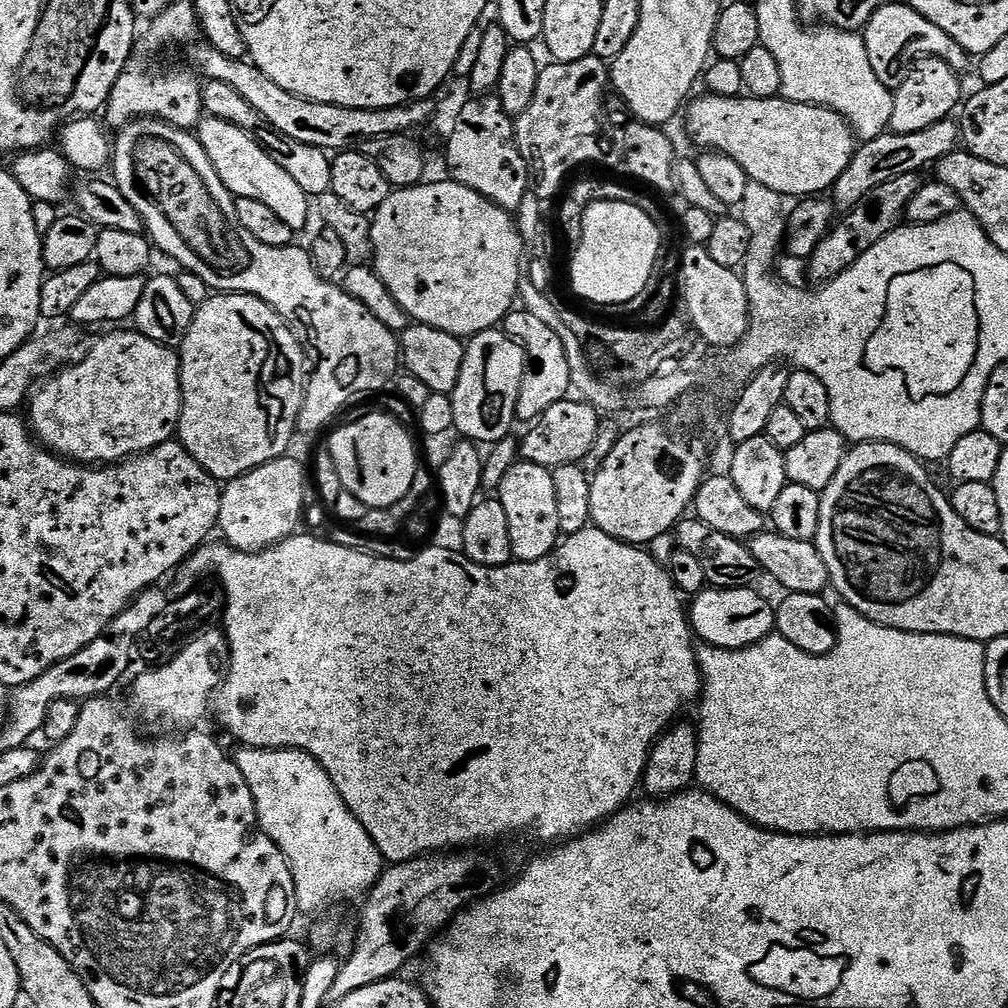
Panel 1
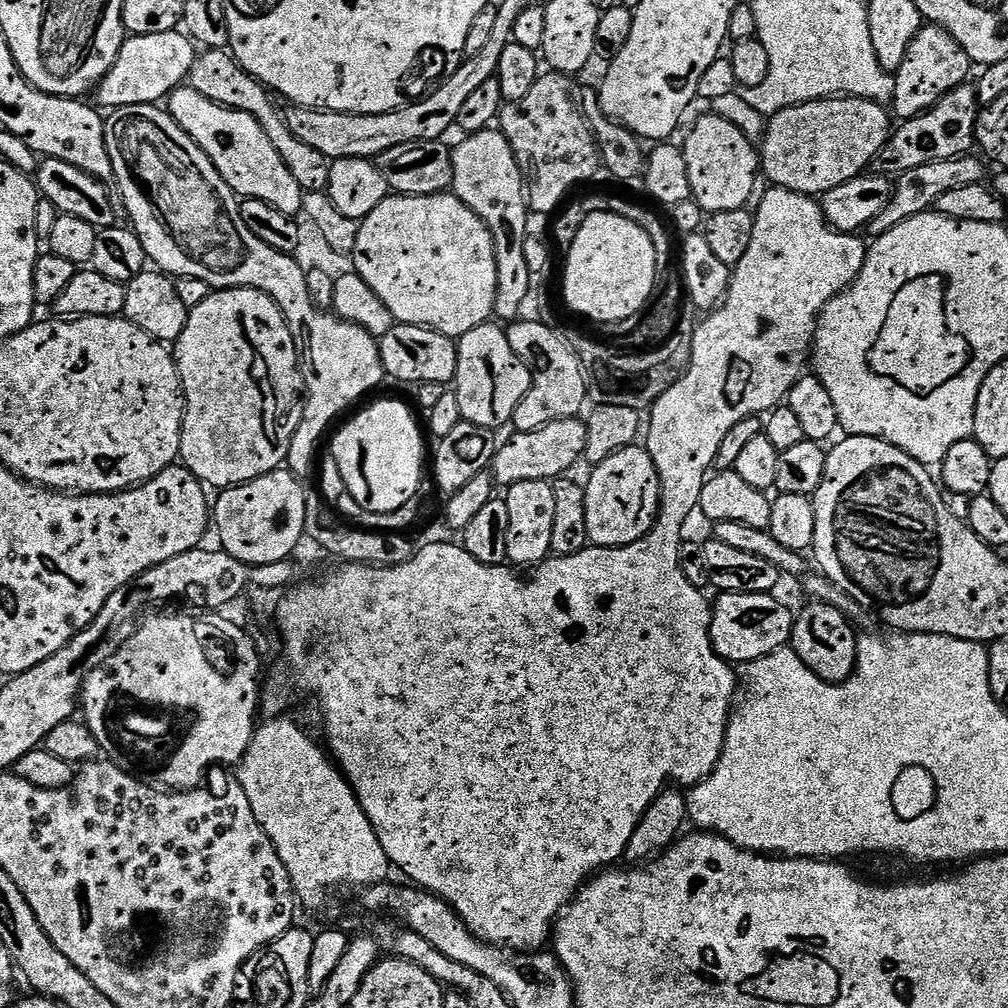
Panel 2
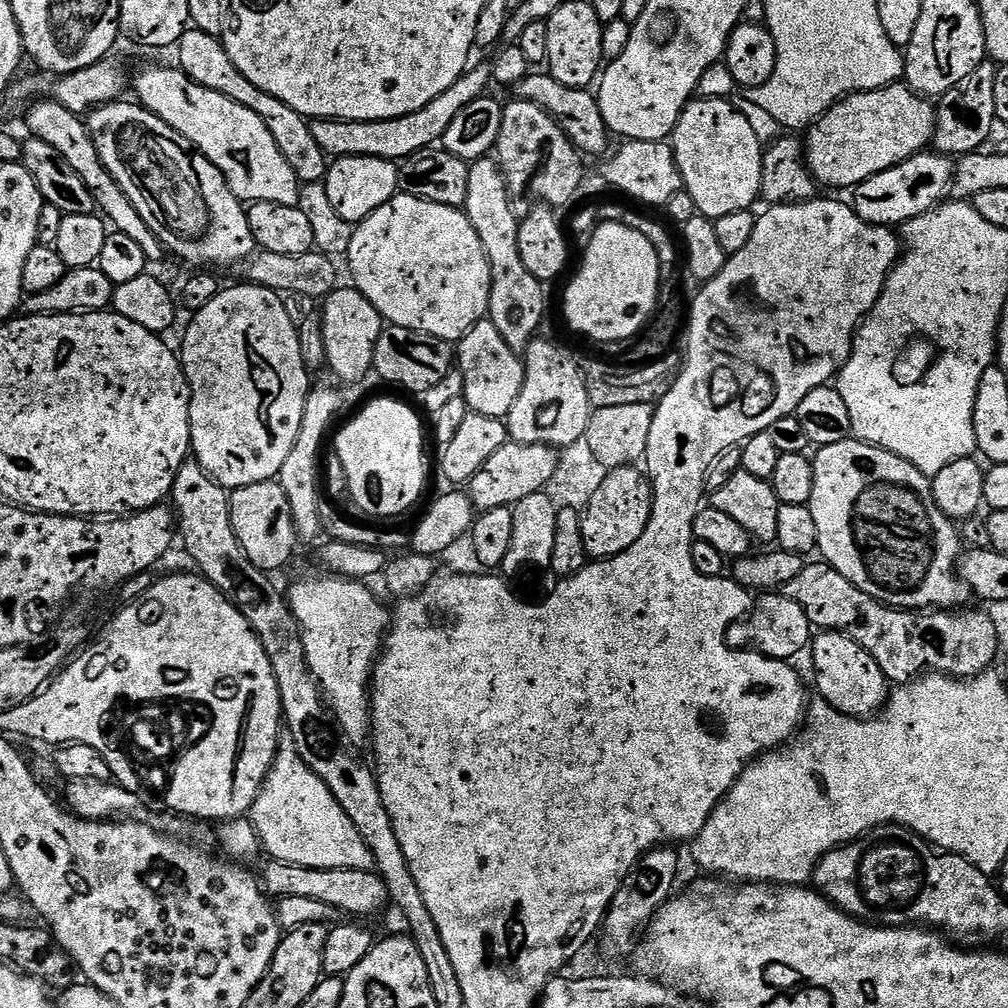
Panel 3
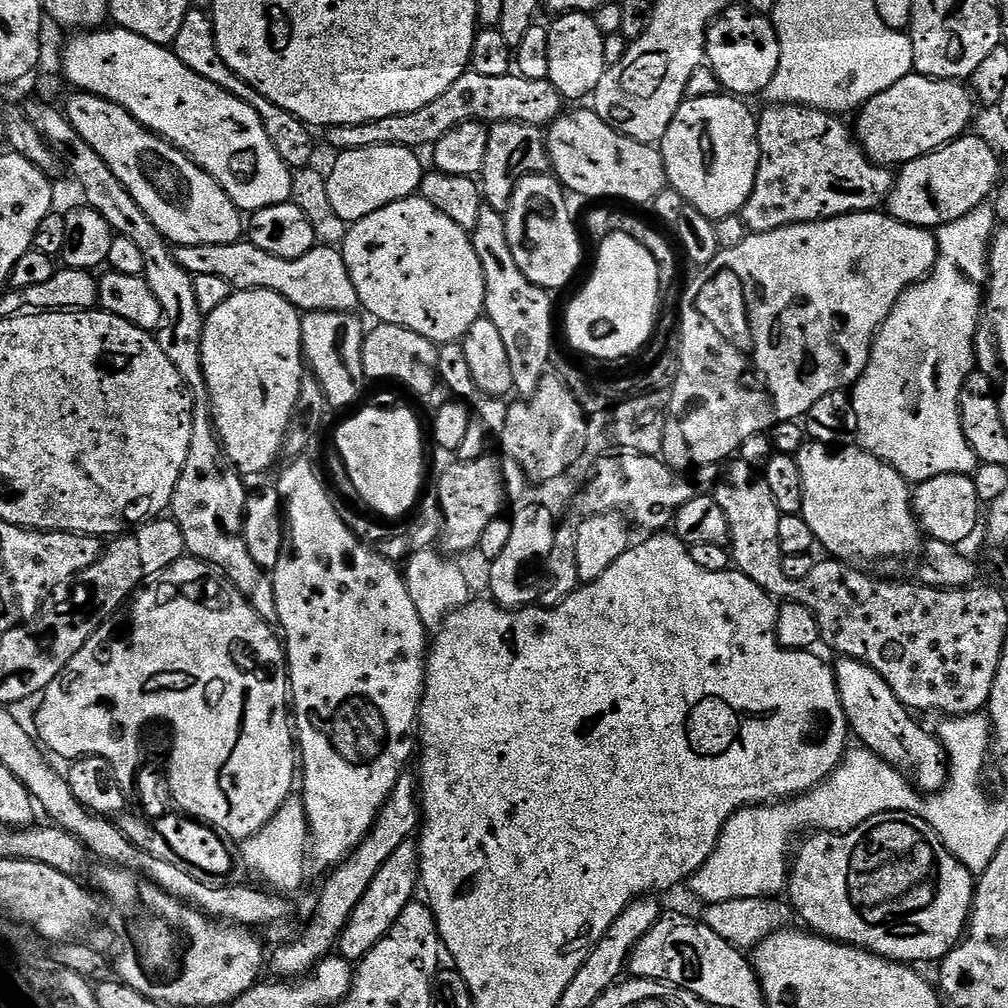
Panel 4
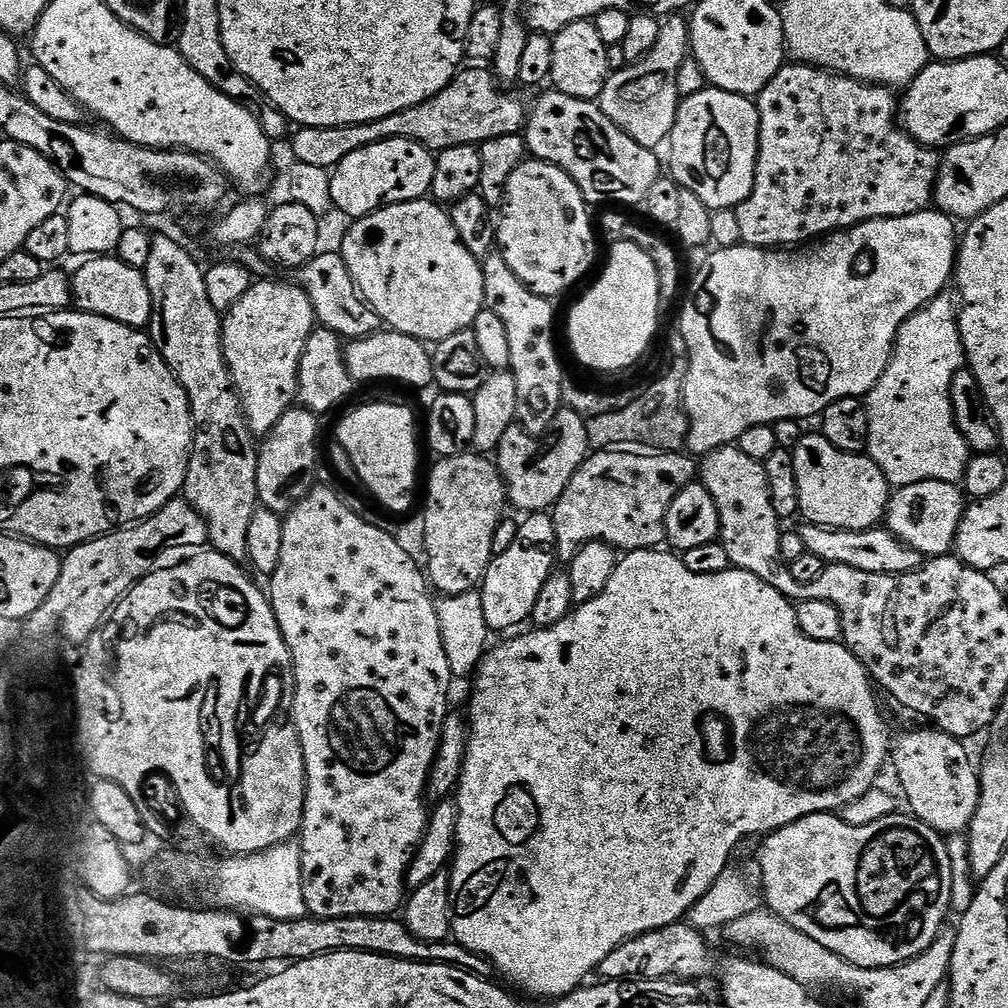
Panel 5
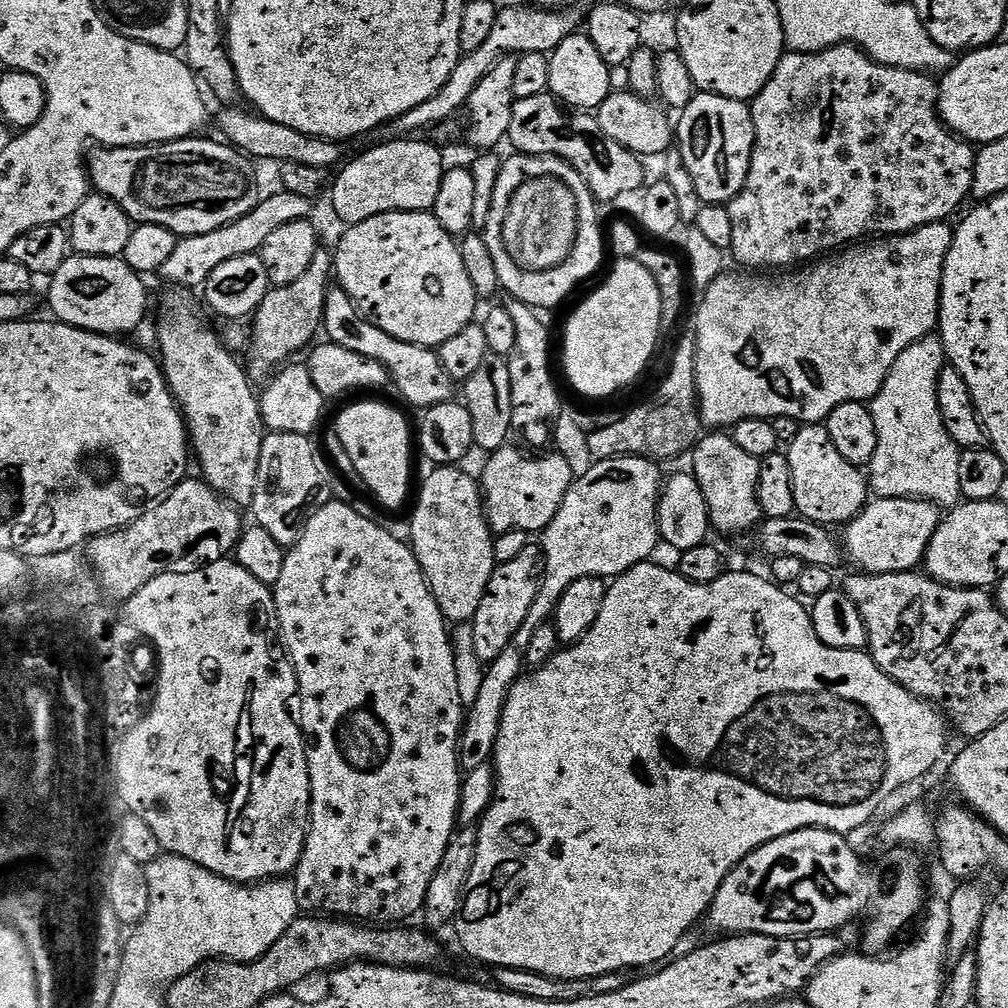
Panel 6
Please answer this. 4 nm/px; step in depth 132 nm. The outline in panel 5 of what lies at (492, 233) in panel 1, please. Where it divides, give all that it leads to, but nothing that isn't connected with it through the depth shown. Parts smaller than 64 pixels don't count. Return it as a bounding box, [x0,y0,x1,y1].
[338,198,485,342]

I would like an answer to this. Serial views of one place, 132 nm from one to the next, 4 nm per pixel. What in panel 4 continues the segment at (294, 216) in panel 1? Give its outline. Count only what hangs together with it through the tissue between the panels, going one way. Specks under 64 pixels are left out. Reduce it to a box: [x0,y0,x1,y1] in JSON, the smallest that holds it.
[64,26,293,214]

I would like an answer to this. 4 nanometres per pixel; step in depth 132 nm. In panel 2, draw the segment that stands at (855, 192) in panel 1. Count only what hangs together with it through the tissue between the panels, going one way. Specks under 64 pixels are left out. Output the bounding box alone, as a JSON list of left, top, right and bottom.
[871,83,981,174]

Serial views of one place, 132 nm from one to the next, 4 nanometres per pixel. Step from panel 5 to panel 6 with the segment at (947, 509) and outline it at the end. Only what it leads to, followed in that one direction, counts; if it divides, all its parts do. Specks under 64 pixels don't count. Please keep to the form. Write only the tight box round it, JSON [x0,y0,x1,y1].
[842,496,942,576]

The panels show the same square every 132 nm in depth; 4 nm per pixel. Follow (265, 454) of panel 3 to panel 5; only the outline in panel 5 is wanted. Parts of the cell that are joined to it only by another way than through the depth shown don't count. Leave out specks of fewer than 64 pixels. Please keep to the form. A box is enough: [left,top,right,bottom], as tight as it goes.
[220,279,316,437]

